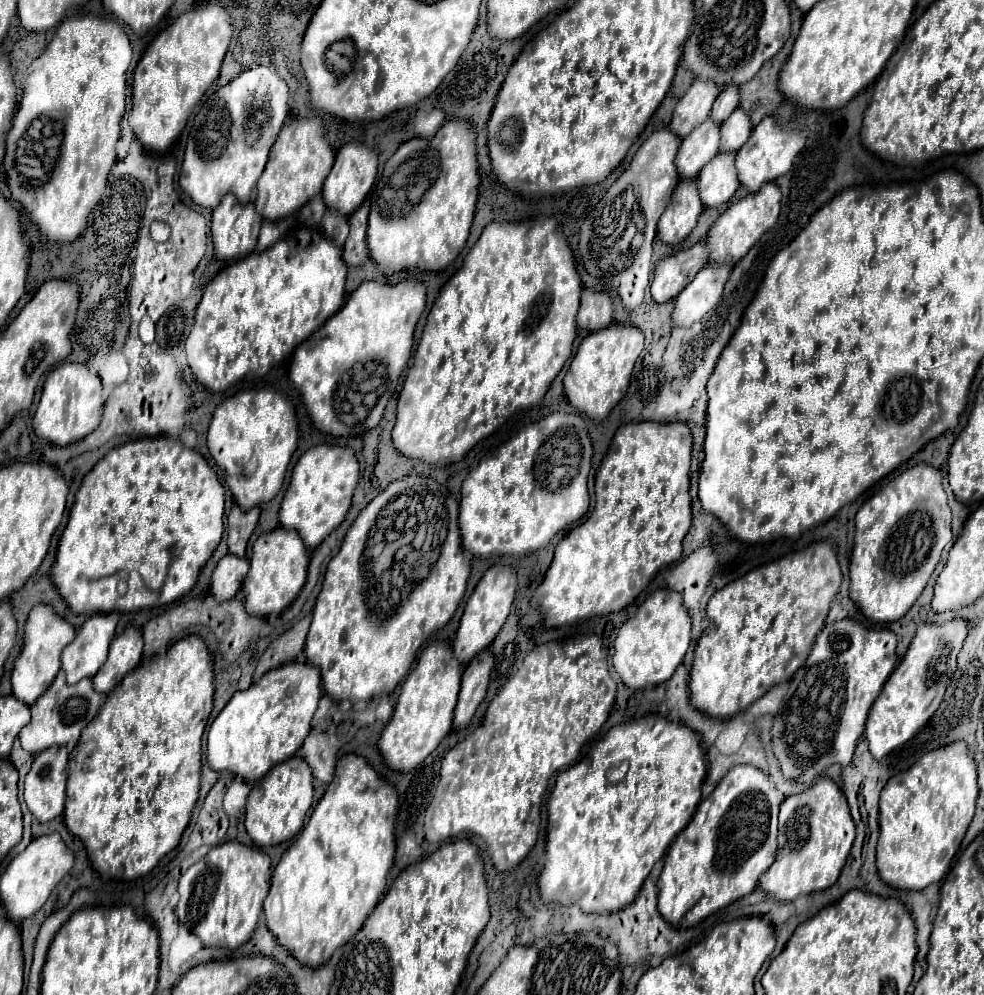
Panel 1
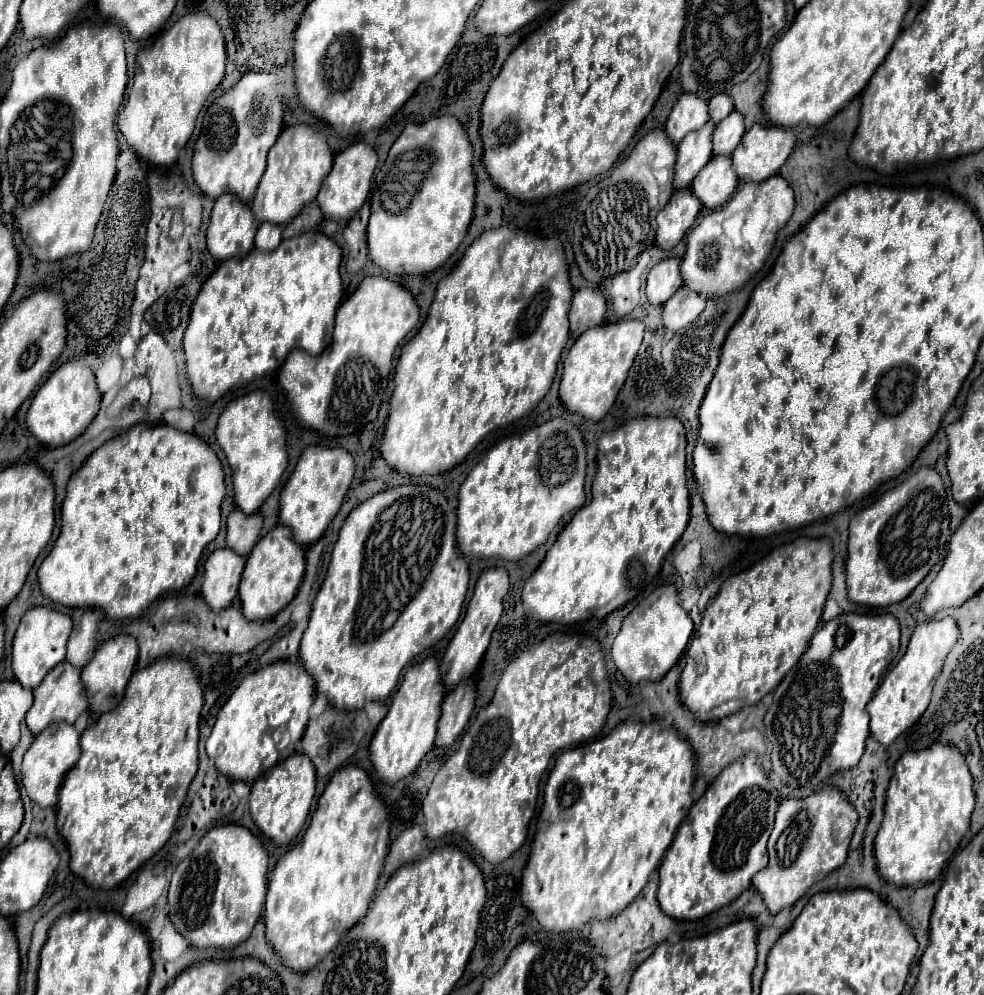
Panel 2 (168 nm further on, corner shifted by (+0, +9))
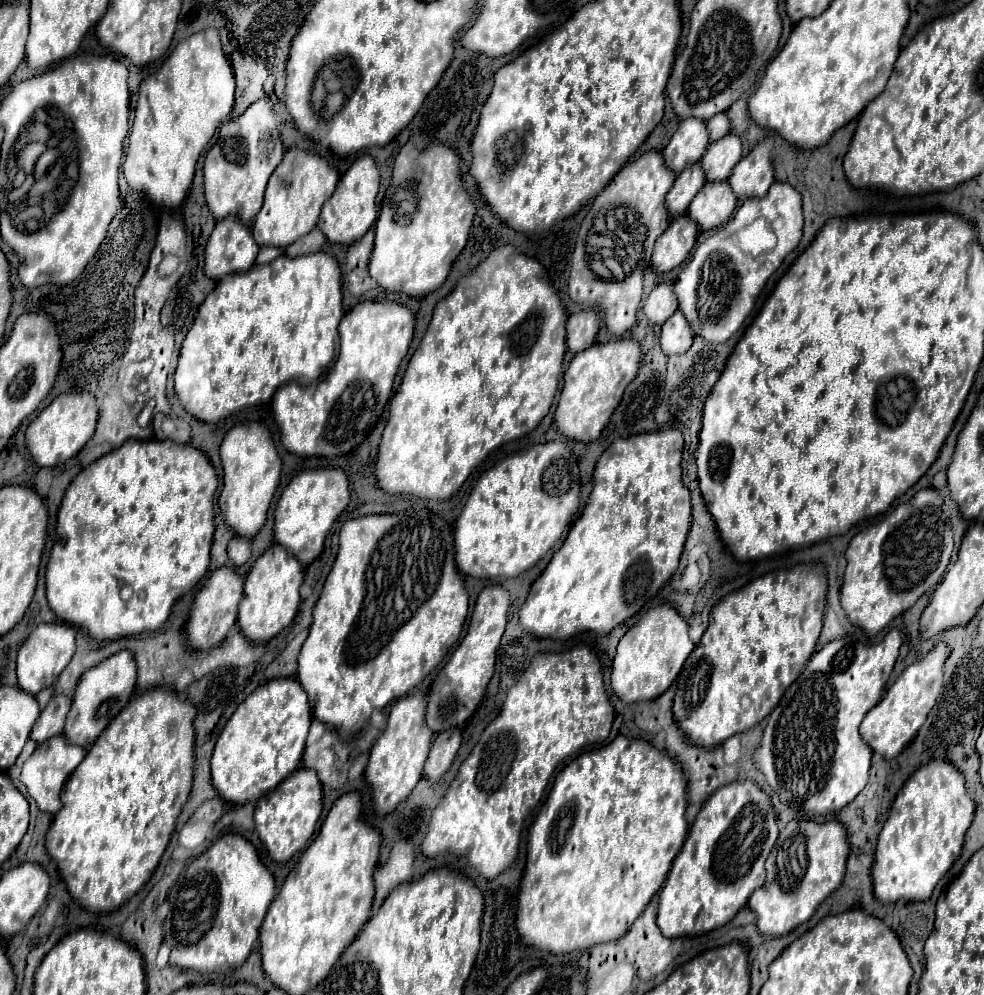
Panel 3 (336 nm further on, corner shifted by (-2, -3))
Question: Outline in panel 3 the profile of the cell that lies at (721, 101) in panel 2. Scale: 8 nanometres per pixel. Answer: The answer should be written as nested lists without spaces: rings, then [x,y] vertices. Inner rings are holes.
[[[724,112],[712,116],[712,120],[708,120],[708,134],[710,134],[710,140],[718,140],[722,136],[726,136],[730,132],[730,120]]]

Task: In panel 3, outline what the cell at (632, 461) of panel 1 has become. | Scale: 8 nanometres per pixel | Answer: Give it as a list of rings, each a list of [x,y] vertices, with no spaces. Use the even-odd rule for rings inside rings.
[[[668,428],[668,430],[656,430],[656,432],[642,432],[642,434],[628,436],[628,438],[616,438],[604,450],[604,454],[598,458],[596,468],[594,468],[594,488],[592,488],[592,494],[590,494],[590,502],[586,504],[582,516],[574,522],[574,526],[568,532],[564,544],[554,552],[554,556],[552,556],[550,564],[546,566],[546,570],[542,572],[542,576],[532,584],[532,588],[528,592],[528,598],[526,598],[526,602],[524,602],[522,610],[520,610],[520,626],[526,632],[530,632],[530,634],[534,634],[538,638],[556,638],[556,640],[564,640],[564,638],[570,638],[570,636],[574,636],[578,632],[586,632],[586,630],[608,634],[614,626],[618,626],[626,618],[634,616],[666,584],[666,580],[678,568],[678,560],[680,560],[680,554],[682,554],[684,542],[688,538],[690,524],[692,524],[690,492],[684,486],[684,482],[682,482],[682,466],[680,466],[680,462],[682,462],[682,448],[684,448],[682,432],[676,430],[676,428]]]

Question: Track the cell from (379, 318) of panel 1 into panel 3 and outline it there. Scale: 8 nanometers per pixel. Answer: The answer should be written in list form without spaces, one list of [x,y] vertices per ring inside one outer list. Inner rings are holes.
[[[366,300],[354,306],[340,322],[340,352],[334,366],[314,384],[302,386],[296,382],[282,384],[272,398],[272,412],[280,426],[280,440],[286,450],[298,456],[342,456],[354,450],[376,426],[384,406],[388,404],[394,376],[414,336],[414,314],[404,304]]]

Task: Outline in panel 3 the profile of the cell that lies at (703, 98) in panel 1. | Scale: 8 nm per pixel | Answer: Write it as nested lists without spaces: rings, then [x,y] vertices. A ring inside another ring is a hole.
[[[682,120],[668,146],[662,150],[666,166],[678,174],[680,170],[684,170],[686,162],[700,160],[708,144],[710,138],[704,120]]]

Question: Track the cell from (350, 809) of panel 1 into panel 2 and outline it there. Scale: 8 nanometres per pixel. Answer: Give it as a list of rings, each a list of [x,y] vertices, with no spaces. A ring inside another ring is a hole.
[[[358,766],[340,768],[320,796],[312,822],[302,834],[302,842],[296,842],[278,860],[268,884],[264,908],[266,940],[290,970],[300,974],[314,968],[340,942],[340,938],[366,916],[388,854],[388,828],[388,812],[376,796],[368,774]]]

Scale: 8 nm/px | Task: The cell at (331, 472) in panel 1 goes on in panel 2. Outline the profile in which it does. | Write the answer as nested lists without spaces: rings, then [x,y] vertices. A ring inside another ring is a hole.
[[[308,446],[302,452],[288,484],[280,492],[280,514],[278,520],[282,526],[292,530],[292,538],[300,546],[314,544],[340,510],[340,504],[350,488],[354,478],[354,458],[344,448],[324,448]]]

